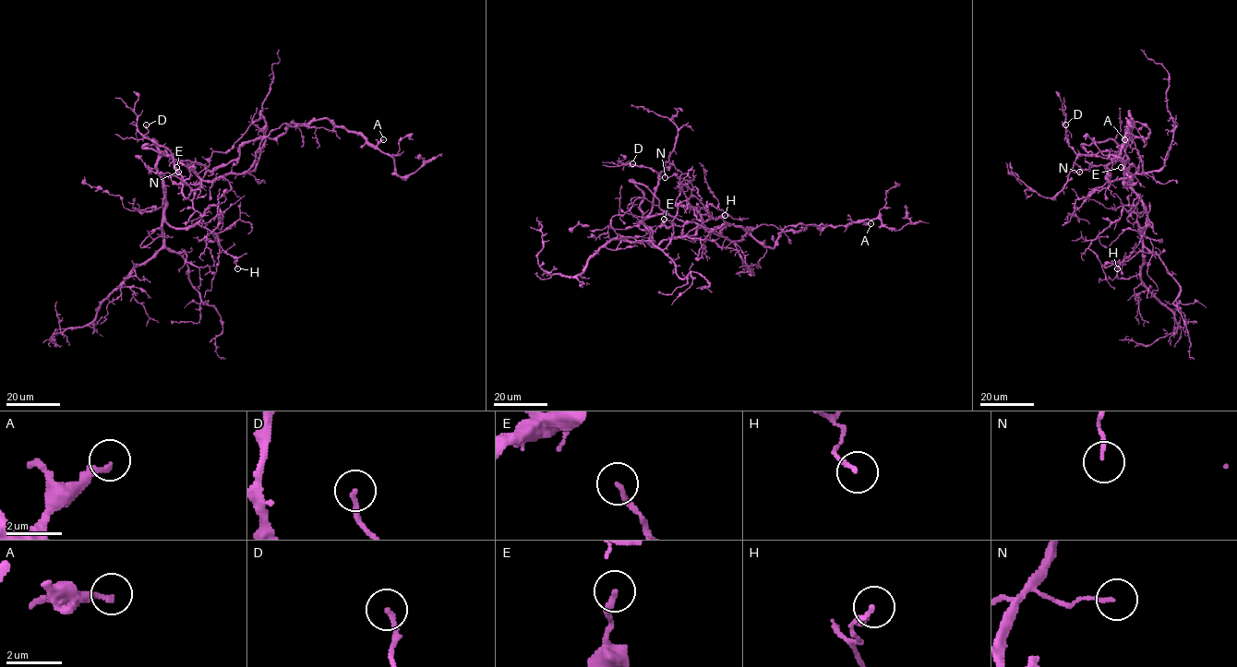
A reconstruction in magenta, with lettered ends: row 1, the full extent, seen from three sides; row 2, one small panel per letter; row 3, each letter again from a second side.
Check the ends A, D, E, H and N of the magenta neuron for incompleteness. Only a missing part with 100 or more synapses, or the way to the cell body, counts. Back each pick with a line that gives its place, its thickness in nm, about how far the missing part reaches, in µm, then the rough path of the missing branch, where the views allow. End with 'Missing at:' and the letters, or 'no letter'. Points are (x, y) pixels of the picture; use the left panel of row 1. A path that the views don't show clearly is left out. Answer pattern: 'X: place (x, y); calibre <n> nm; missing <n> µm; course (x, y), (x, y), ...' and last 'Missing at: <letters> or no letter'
Missing at: no letter

